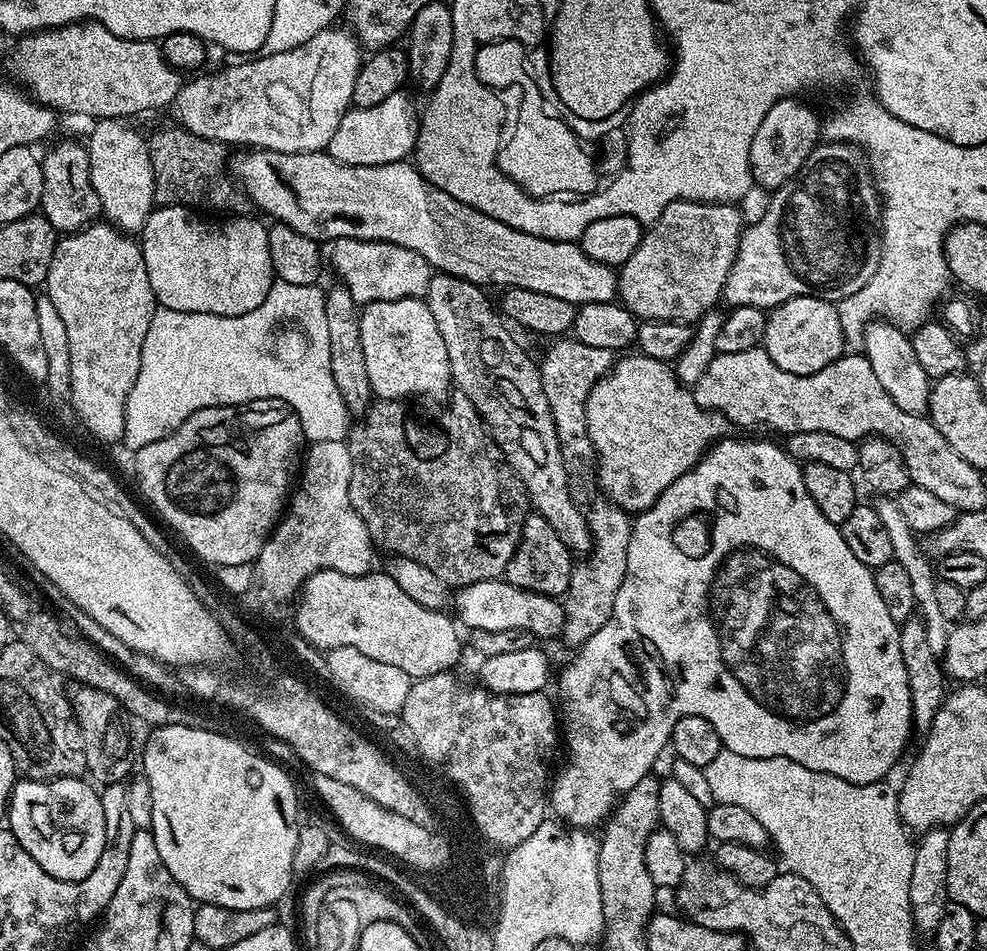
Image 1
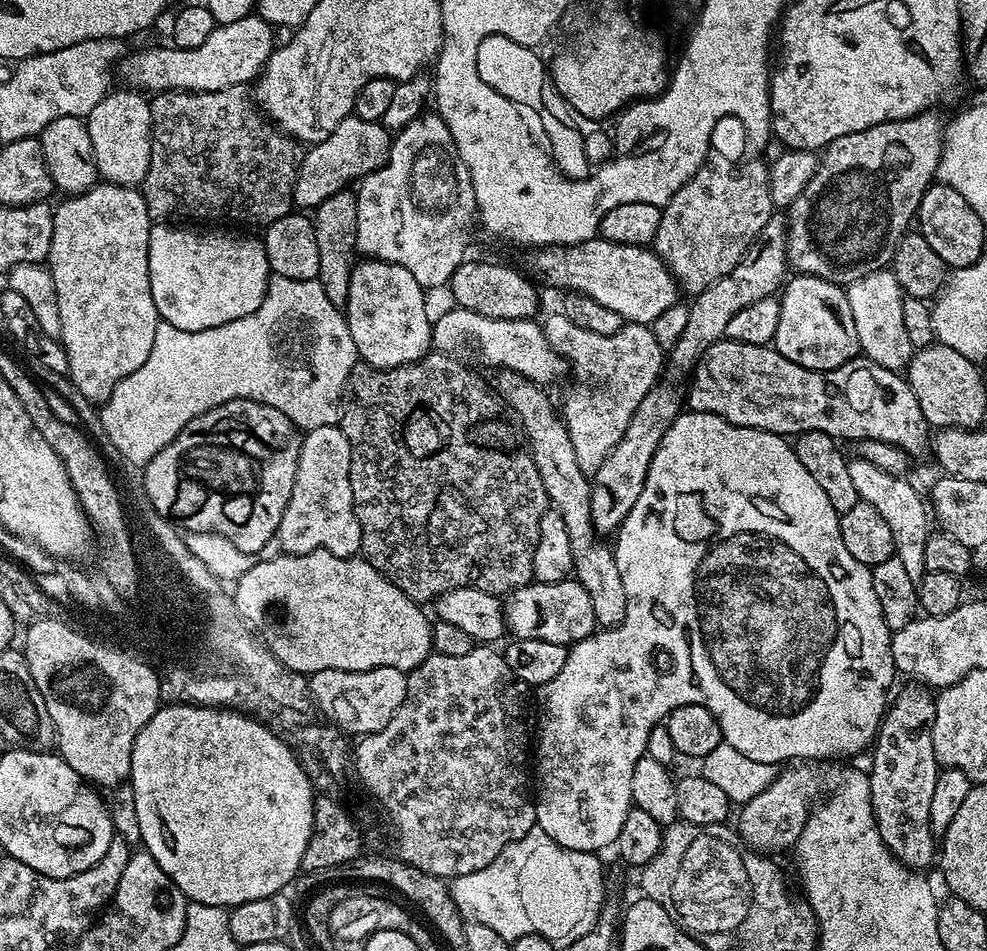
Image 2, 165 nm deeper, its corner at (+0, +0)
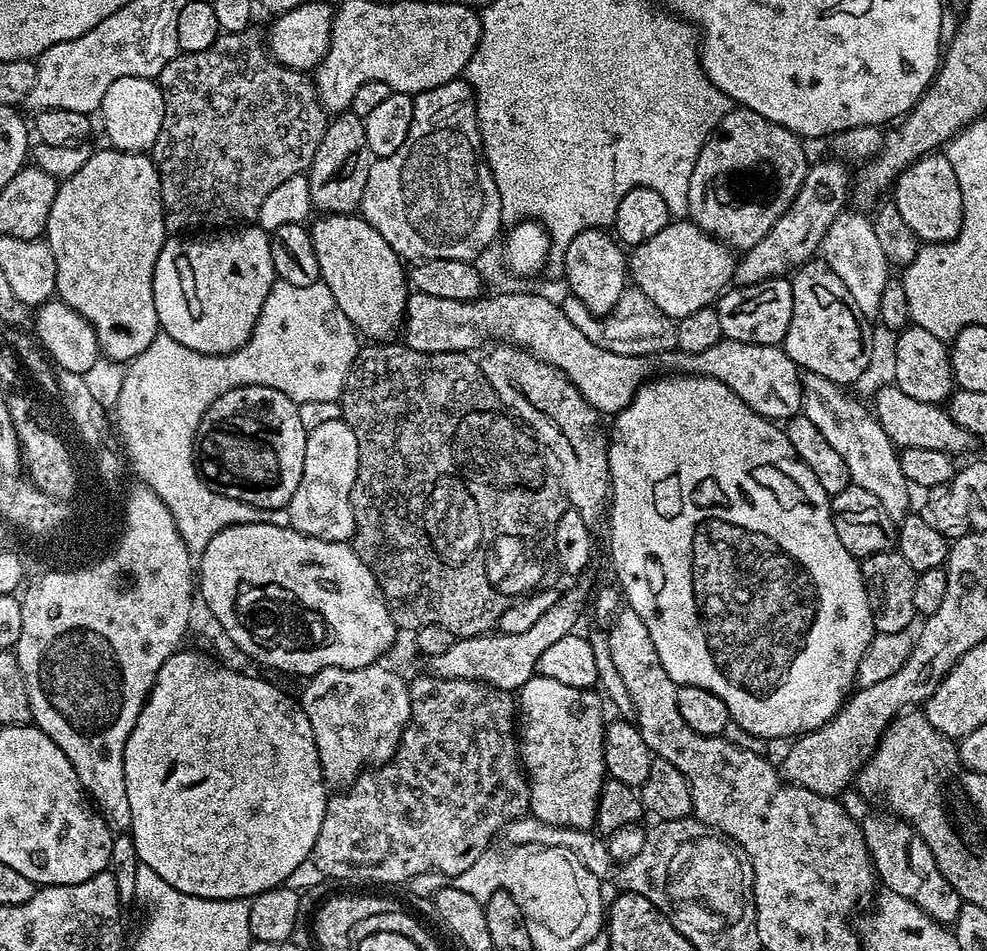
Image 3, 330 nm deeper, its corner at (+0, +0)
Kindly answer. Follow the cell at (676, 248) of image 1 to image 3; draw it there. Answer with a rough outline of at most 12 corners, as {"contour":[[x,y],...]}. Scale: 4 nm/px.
{"contour":[[749,108],[718,122],[687,219],[752,248],[794,202],[805,141]]}

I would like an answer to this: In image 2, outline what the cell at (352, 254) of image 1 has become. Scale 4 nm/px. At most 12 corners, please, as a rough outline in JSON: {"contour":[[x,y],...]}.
{"contour":[[438,114],[355,189],[356,251],[451,281],[474,182]]}

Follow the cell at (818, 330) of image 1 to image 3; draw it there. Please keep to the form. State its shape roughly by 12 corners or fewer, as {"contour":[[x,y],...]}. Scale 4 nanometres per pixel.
{"contour":[[823,259],[791,277],[782,345],[839,386],[872,364],[872,328]]}

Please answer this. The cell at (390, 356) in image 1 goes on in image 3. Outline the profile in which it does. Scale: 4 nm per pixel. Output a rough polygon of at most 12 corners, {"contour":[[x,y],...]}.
{"contour":[[360,214],[310,224],[320,280],[361,337],[401,331],[405,261]]}

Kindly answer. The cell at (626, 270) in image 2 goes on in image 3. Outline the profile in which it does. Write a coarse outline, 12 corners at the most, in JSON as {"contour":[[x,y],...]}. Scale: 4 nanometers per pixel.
{"contour":[[680,218],[628,256],[674,321],[715,305],[737,253]]}

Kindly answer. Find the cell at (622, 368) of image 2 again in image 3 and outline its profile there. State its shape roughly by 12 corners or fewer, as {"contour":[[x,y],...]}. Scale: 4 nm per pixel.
{"contour":[[638,287],[594,315],[574,295],[559,305],[594,346],[647,357],[676,348],[676,321]]}

